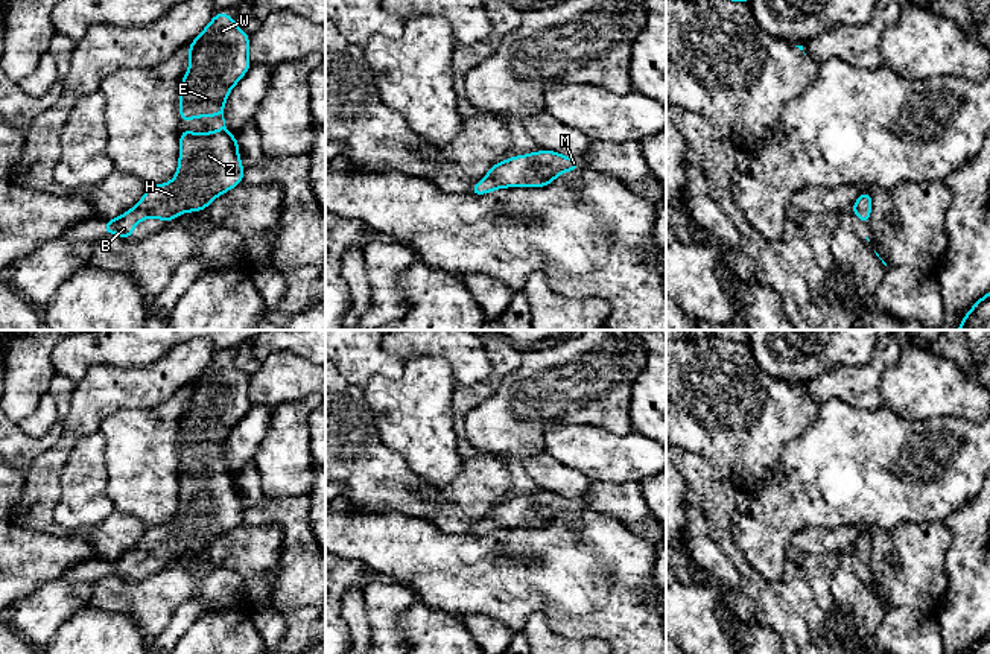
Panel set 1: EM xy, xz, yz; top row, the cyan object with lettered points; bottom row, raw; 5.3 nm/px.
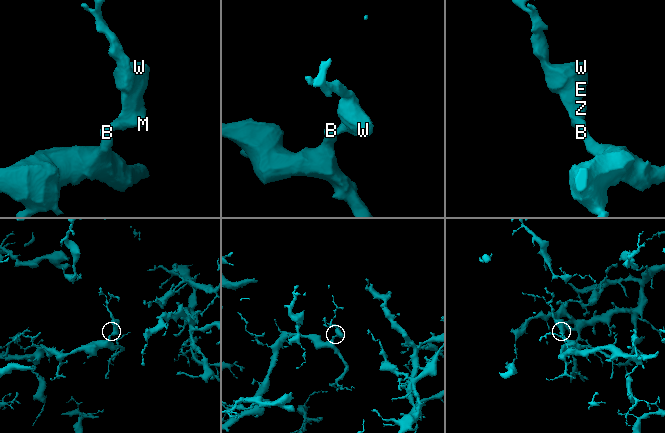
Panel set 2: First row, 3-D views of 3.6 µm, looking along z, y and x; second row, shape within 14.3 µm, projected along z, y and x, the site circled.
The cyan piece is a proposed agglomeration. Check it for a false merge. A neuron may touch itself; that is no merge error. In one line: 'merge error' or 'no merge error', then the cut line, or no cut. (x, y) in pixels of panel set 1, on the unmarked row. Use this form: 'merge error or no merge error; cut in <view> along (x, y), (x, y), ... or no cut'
no merge error; no cut

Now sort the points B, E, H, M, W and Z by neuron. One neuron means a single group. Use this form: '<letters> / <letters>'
B E H M W Z

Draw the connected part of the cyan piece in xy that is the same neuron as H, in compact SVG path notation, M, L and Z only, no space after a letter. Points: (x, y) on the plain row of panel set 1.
M214 354L211 364L189 386L190 405L179 427L179 458L189 462L193 458L214 458L222 455L224 465L216 473L193 475L182 470L179 478L179 505L175 519L167 525L148 528L141 541L120 558L105 561L106 575L117 573L131 579L134 567L146 558L170 563L184 552L201 552L213 540L243 522L243 508L239 497L239 482L225 467L224 447L231 429L249 411L249 376L240 371L231 354Z

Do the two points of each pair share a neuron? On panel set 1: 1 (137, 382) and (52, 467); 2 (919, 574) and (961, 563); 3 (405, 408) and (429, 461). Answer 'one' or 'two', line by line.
1: one
2: two
3: one

